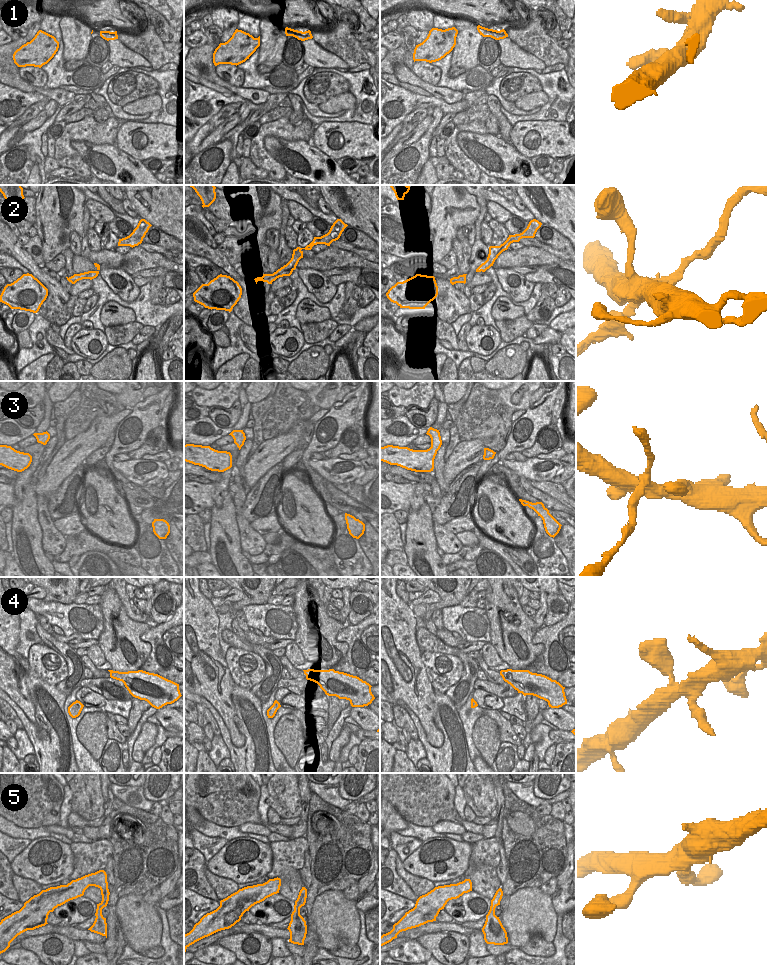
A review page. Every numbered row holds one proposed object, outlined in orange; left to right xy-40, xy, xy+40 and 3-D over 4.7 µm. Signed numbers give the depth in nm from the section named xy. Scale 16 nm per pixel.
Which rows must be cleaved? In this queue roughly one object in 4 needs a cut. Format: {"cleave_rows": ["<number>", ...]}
{"cleave_rows": ["2"]}

